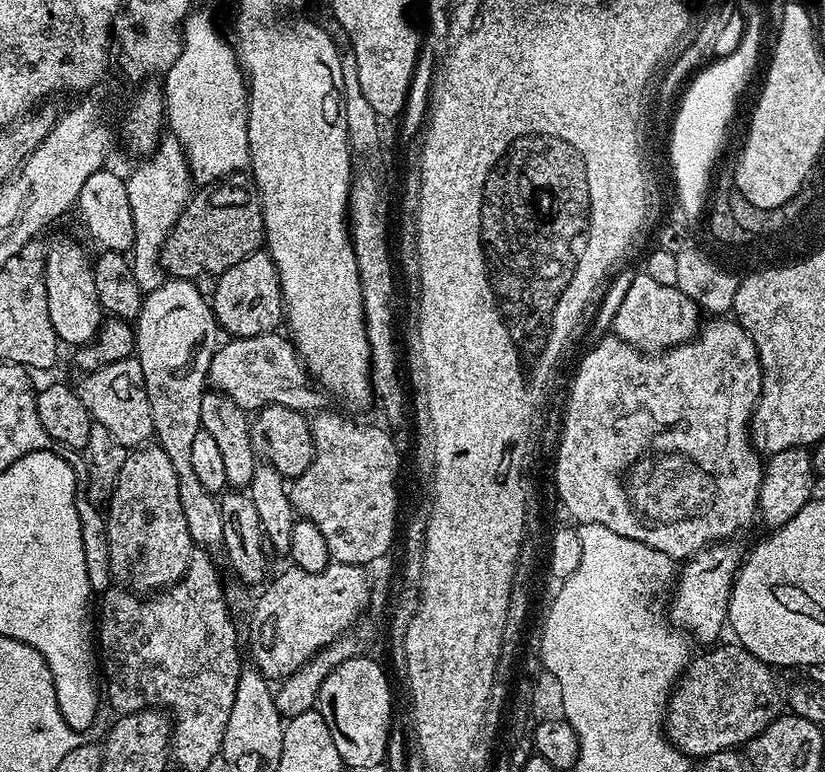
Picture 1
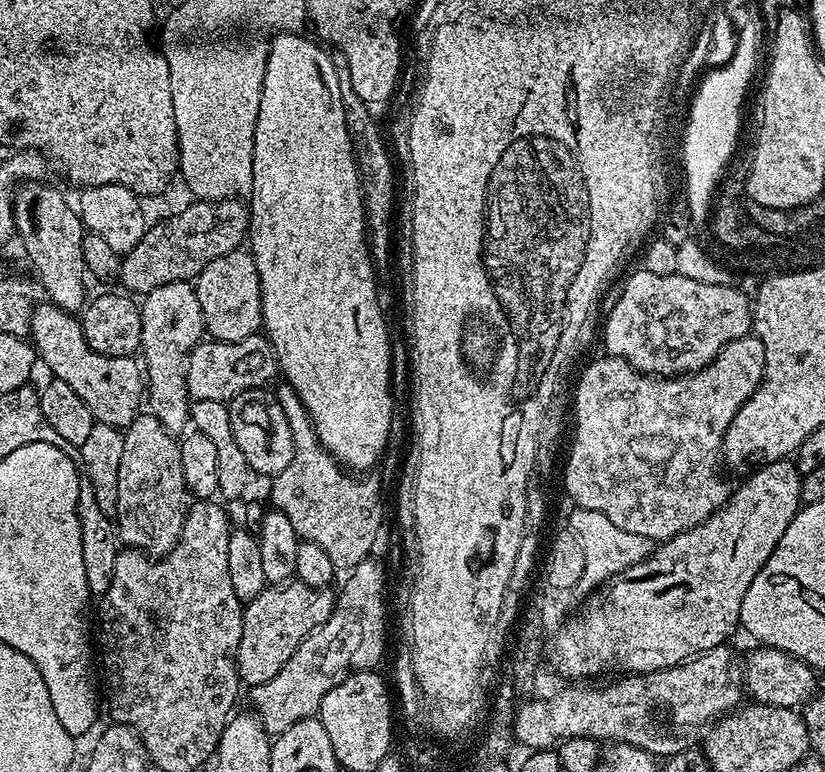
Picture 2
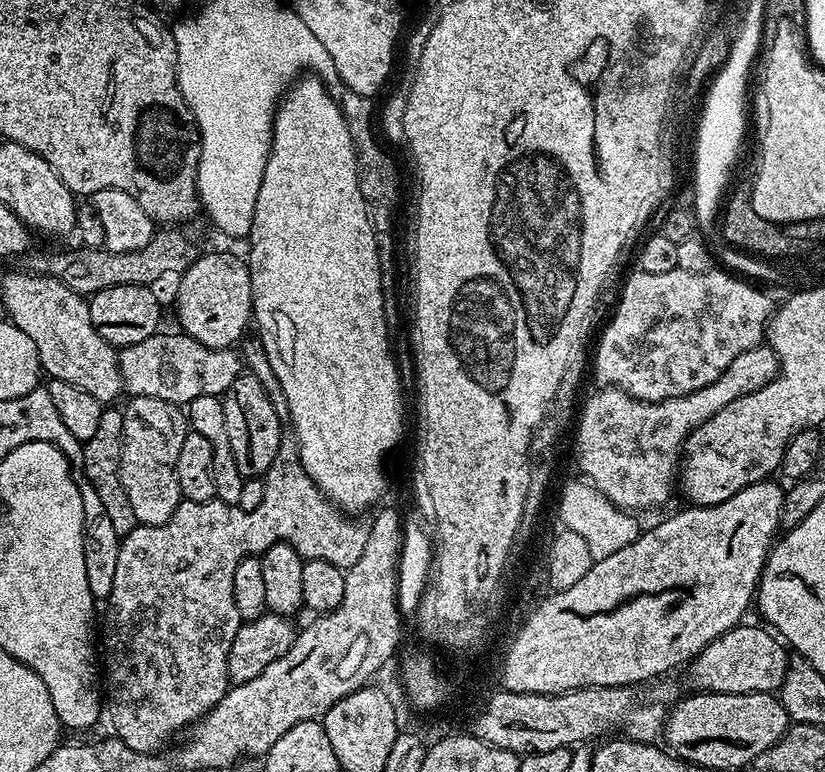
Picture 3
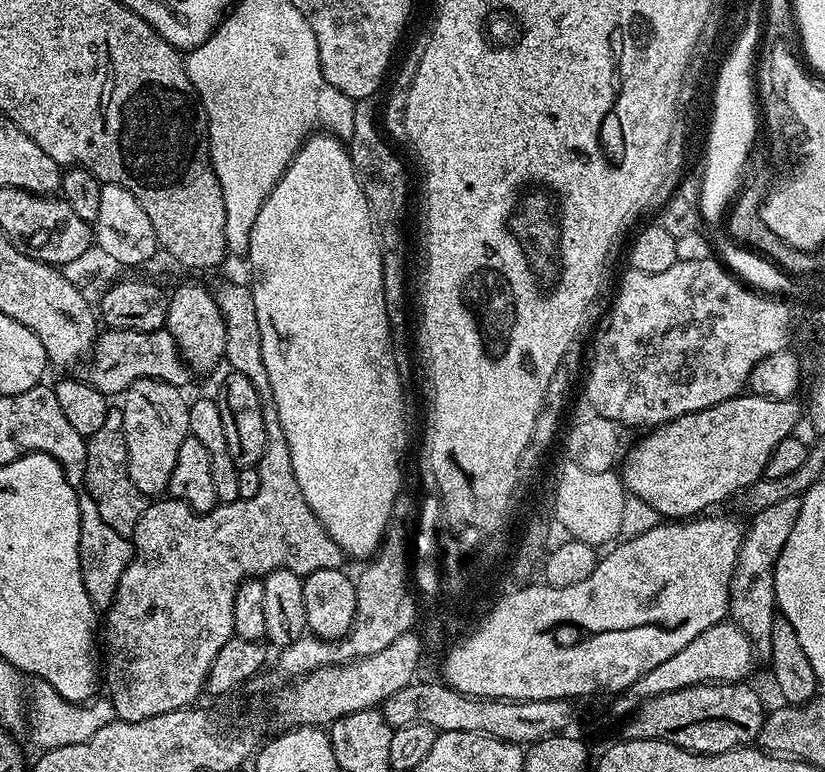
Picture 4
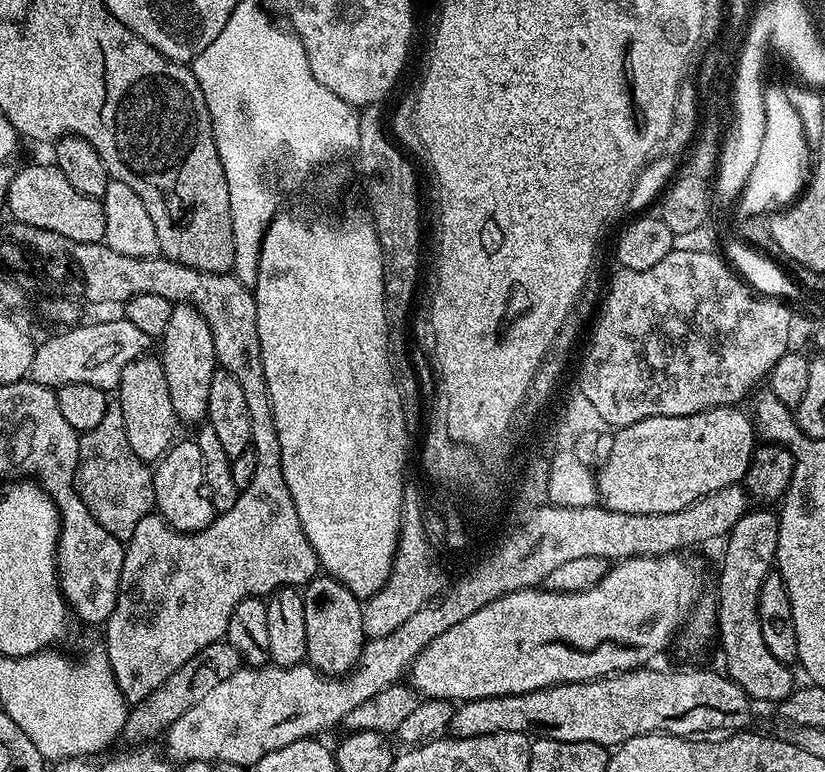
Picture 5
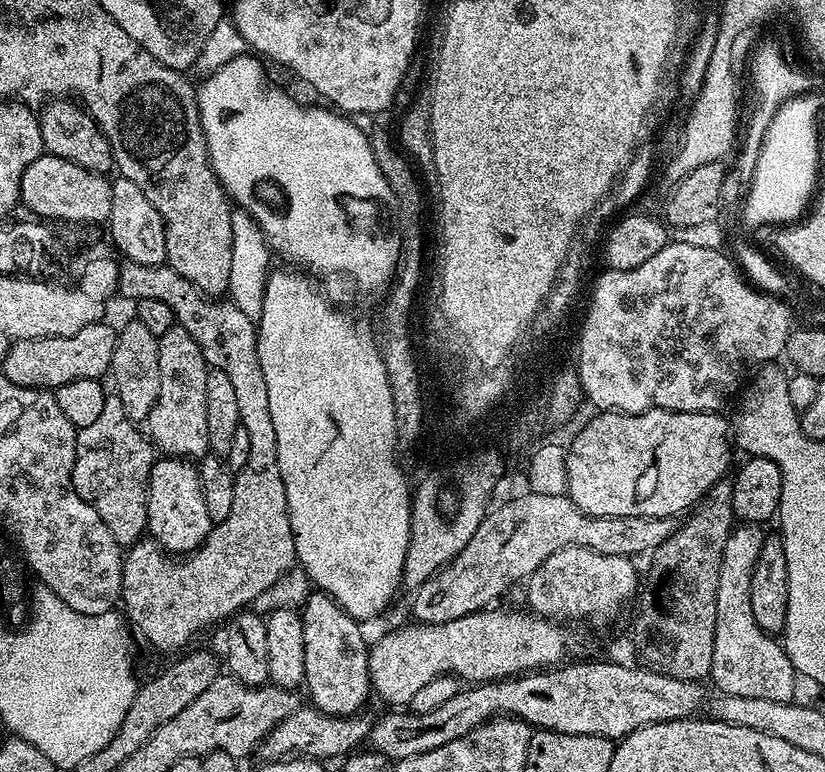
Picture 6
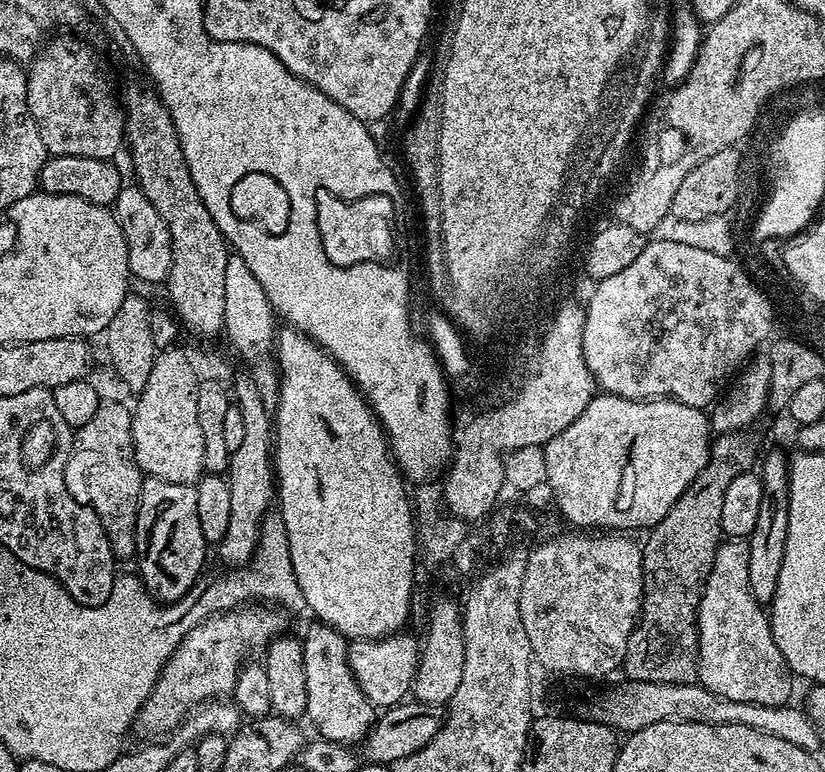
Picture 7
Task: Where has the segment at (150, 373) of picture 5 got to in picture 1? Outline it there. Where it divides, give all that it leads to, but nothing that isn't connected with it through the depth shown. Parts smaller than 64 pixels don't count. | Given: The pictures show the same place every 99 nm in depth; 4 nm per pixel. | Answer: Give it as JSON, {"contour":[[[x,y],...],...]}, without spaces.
{"contour":[[[141,446],[129,451],[118,474],[112,496],[106,505],[106,530],[110,548],[110,570],[113,581],[136,594],[155,594],[176,584],[186,574],[194,555],[194,541],[182,514],[178,498],[178,474],[170,458],[158,446]]]}

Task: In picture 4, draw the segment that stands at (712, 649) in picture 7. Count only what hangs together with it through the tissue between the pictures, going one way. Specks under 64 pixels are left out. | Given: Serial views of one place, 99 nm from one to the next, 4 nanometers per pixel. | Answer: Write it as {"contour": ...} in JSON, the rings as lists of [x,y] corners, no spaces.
{"contour":[[[801,497],[785,498],[774,506],[766,506],[766,510],[755,513],[744,530],[744,541],[738,554],[736,569],[732,575],[730,586],[730,602],[728,616],[731,623],[737,624],[748,635],[752,643],[753,653],[764,662],[771,661],[770,626],[778,614],[776,607],[776,591],[774,590],[774,574],[776,560],[782,554],[782,546],[786,546],[786,538],[790,538],[790,530],[794,530],[794,522],[798,522],[798,510]]]}

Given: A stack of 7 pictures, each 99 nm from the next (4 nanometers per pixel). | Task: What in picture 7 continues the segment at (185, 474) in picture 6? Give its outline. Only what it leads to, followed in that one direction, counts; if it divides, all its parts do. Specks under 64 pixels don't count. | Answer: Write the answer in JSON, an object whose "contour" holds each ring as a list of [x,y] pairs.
{"contour":[[[144,476],[136,519],[136,556],[140,560],[138,575],[152,599],[167,606],[197,587],[207,552],[210,546],[202,538],[202,525],[198,523],[195,487]]]}

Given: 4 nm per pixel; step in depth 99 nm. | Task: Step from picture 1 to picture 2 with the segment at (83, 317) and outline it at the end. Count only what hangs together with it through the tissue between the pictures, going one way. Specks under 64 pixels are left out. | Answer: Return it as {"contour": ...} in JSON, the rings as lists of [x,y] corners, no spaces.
{"contour":[[[24,182],[17,187],[12,202],[12,213],[16,218],[15,235],[20,236],[20,244],[24,247],[26,255],[32,259],[32,268],[44,287],[44,292],[49,301],[63,308],[65,312],[79,313],[86,303],[84,296],[84,276],[86,269],[82,258],[82,238],[86,231],[81,222],[77,209],[68,205],[68,200],[56,188],[51,188],[45,182]]]}

